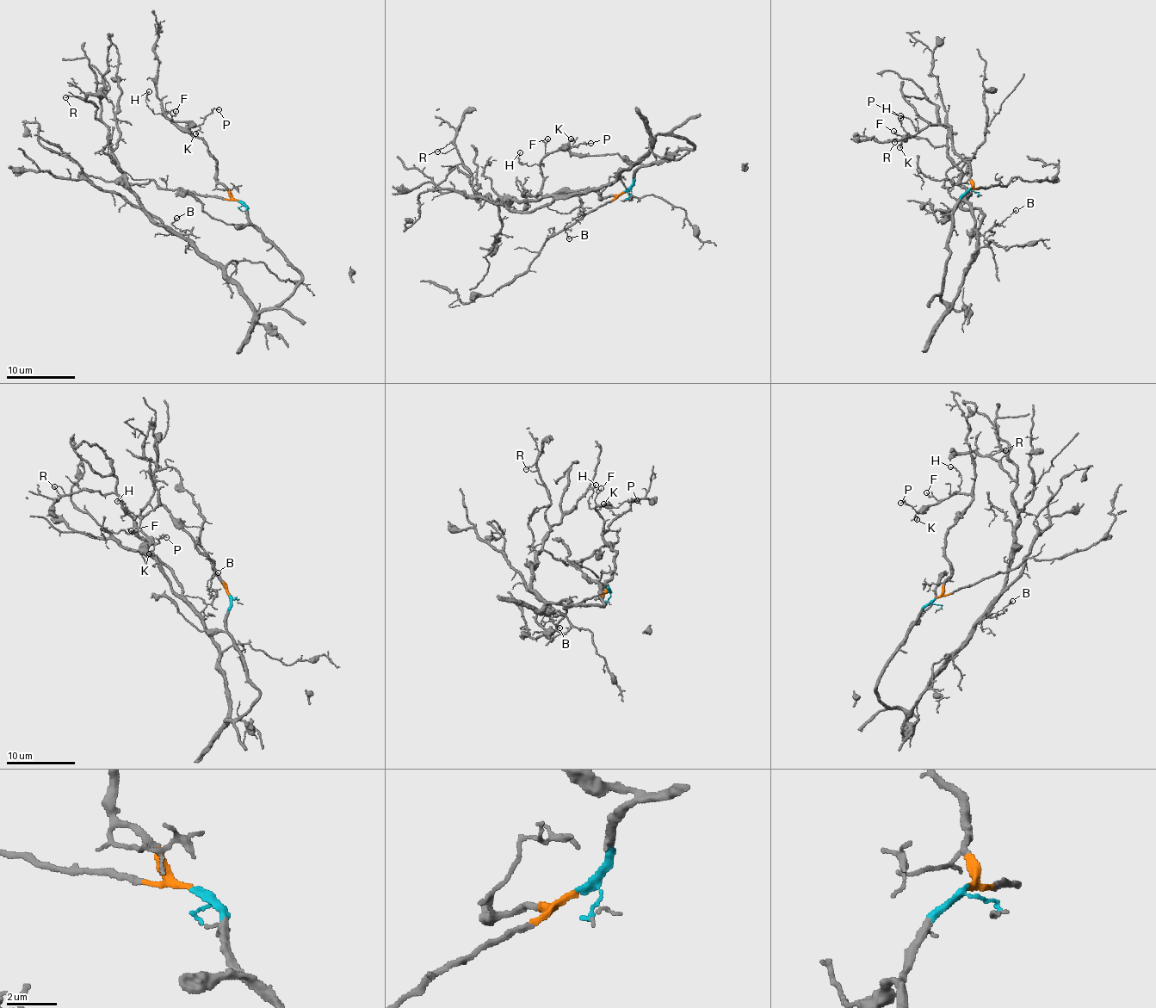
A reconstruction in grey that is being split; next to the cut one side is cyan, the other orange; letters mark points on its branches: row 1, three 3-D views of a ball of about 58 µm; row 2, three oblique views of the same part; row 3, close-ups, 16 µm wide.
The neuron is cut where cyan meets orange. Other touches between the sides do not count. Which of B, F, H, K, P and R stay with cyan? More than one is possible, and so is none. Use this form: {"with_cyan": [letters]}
{"with_cyan": ["B", "R"]}

